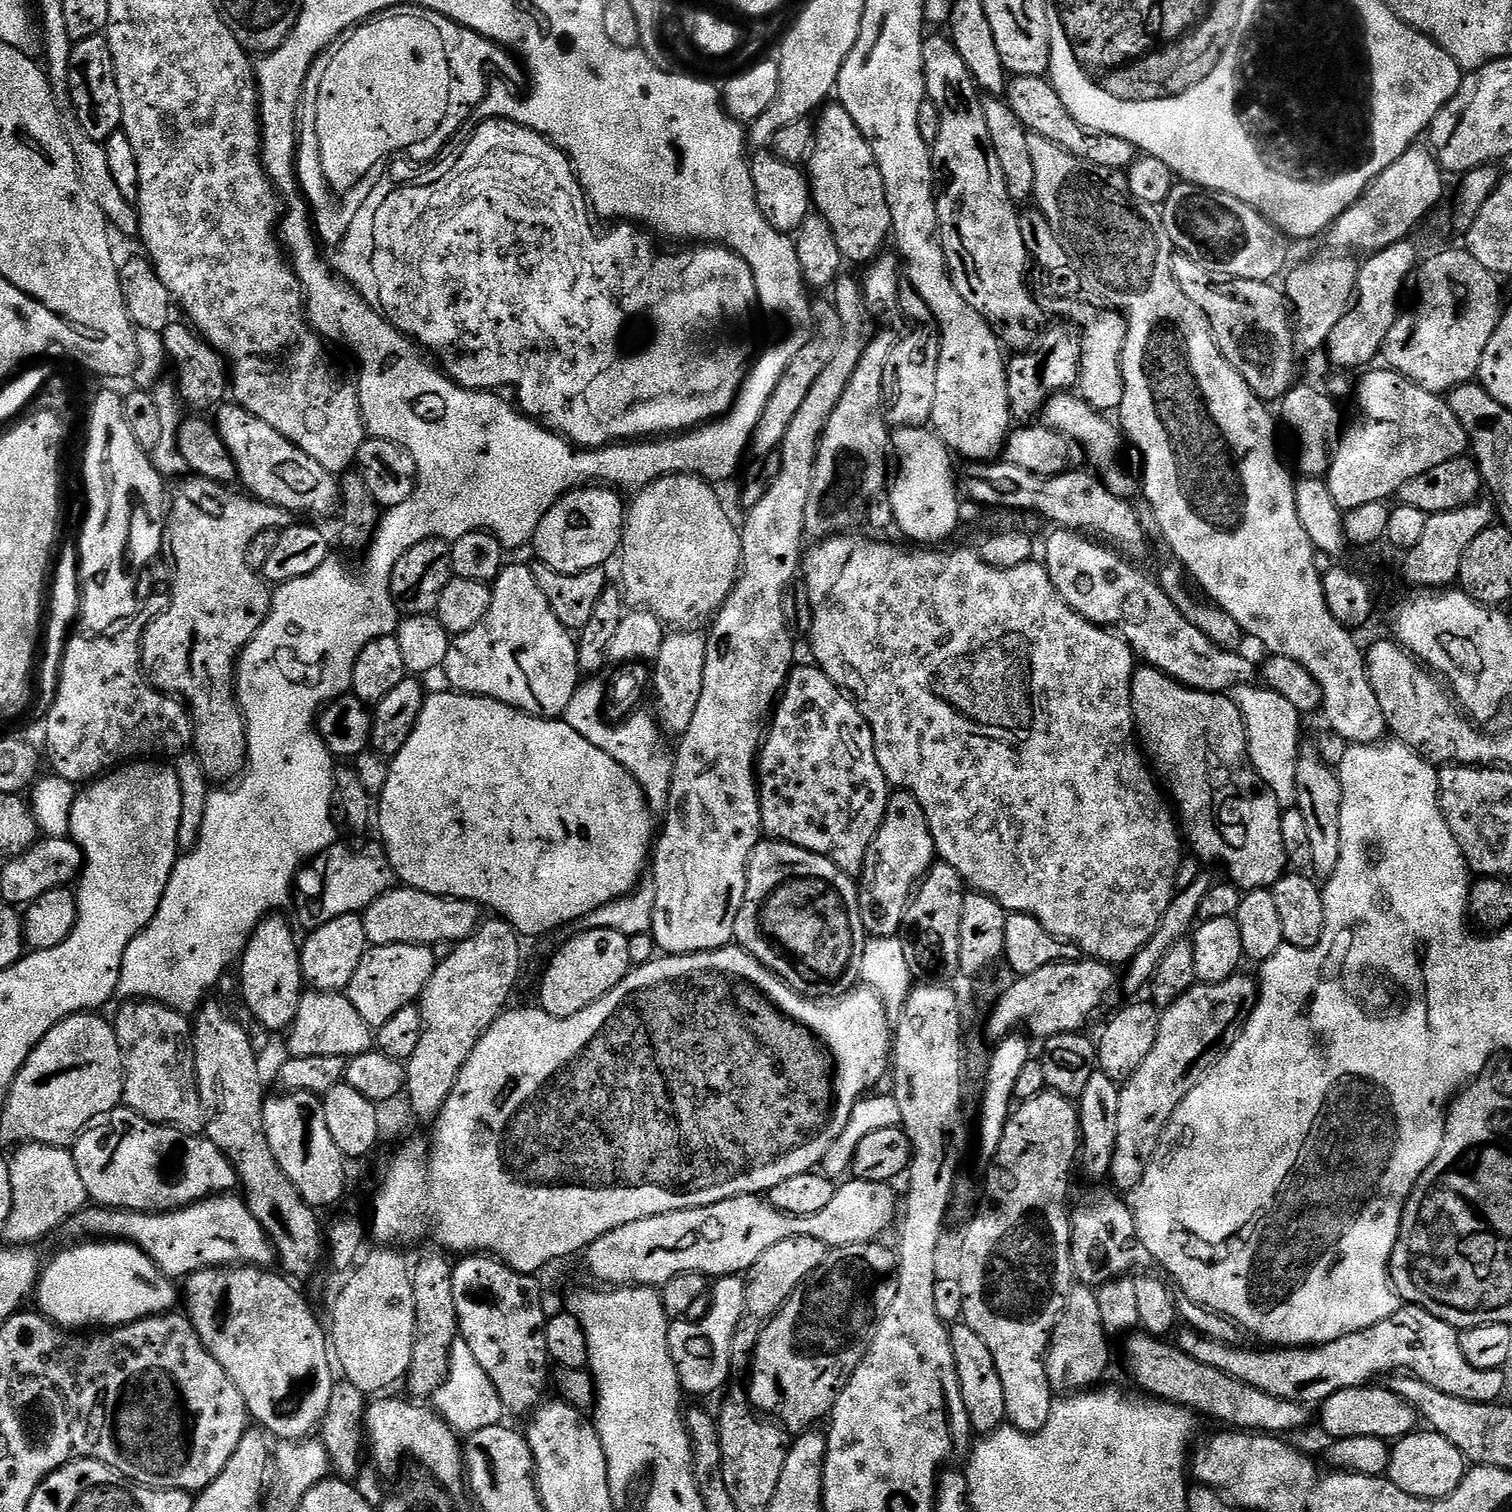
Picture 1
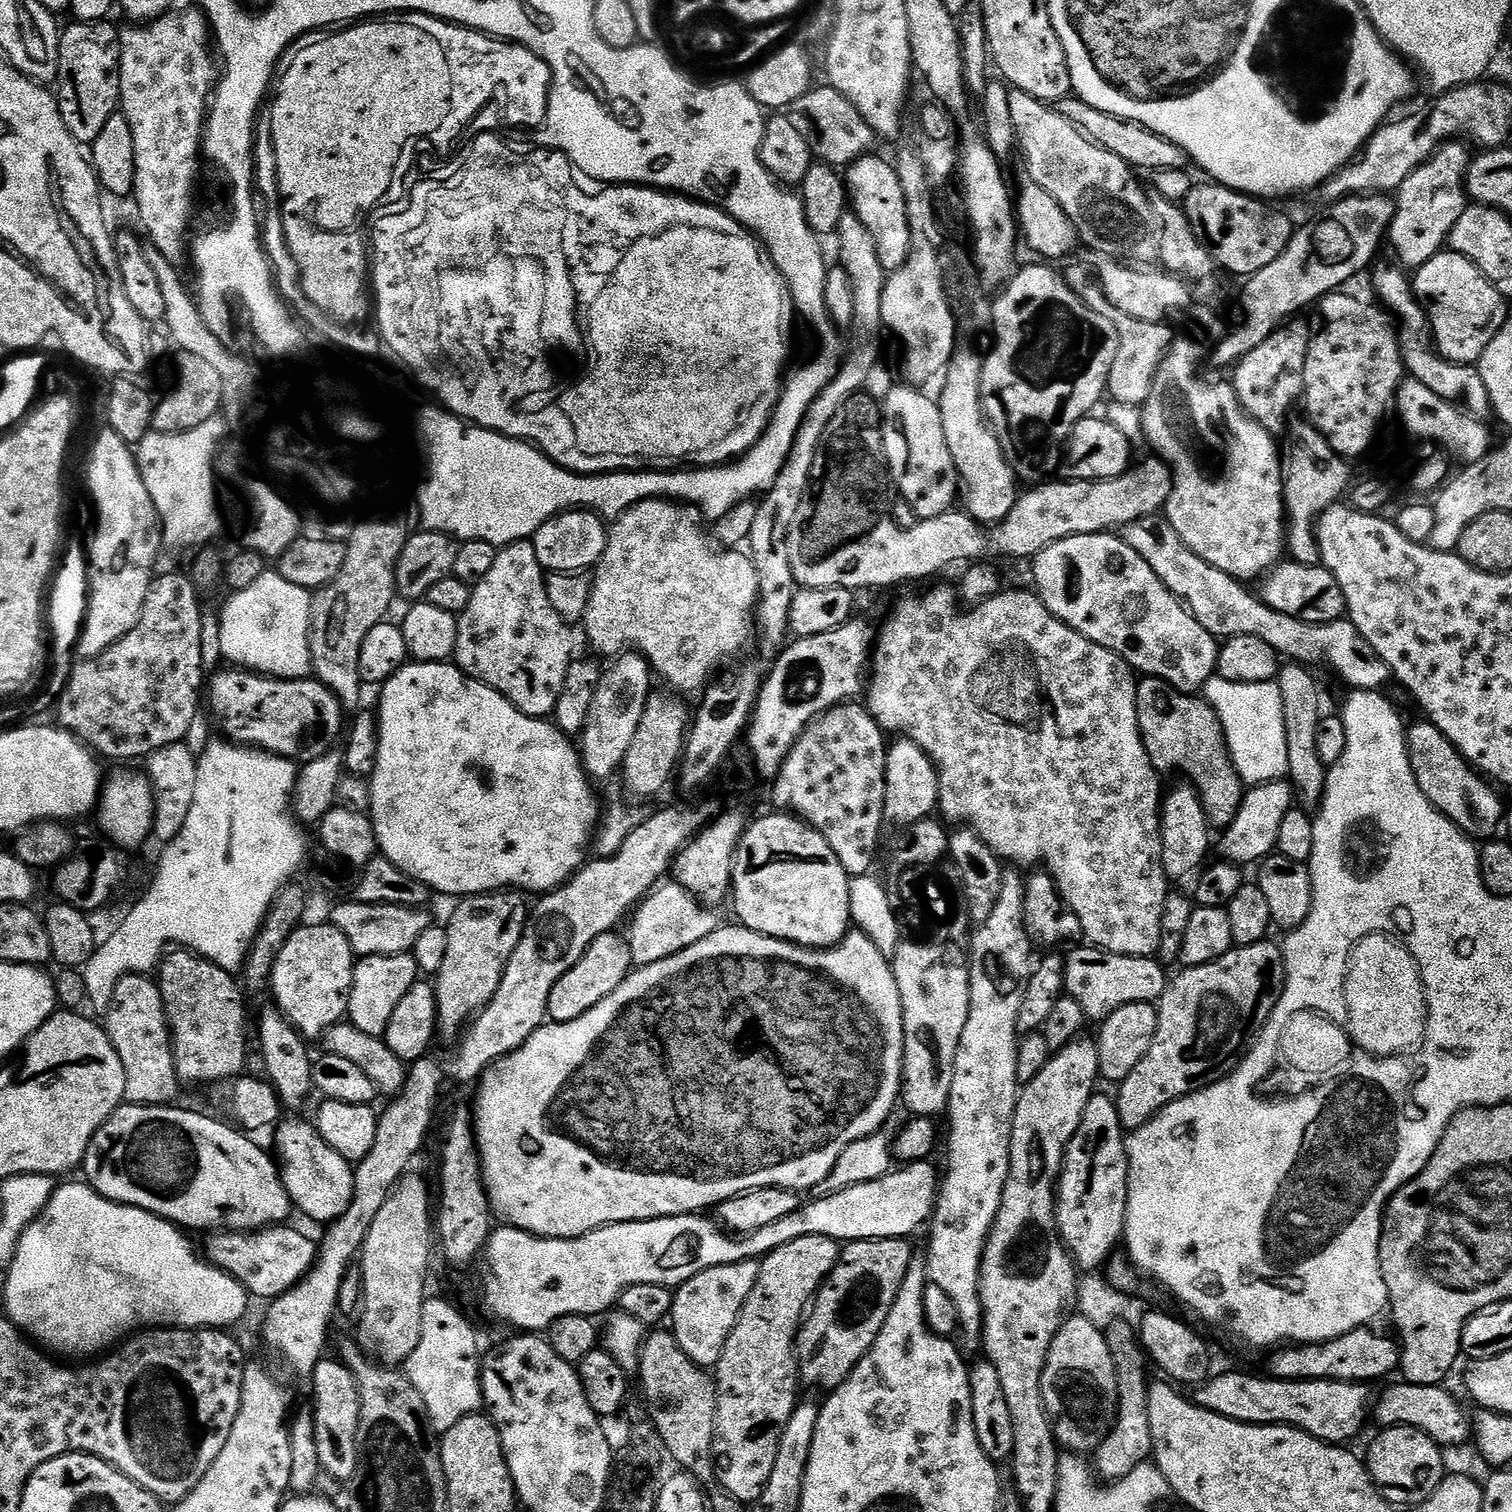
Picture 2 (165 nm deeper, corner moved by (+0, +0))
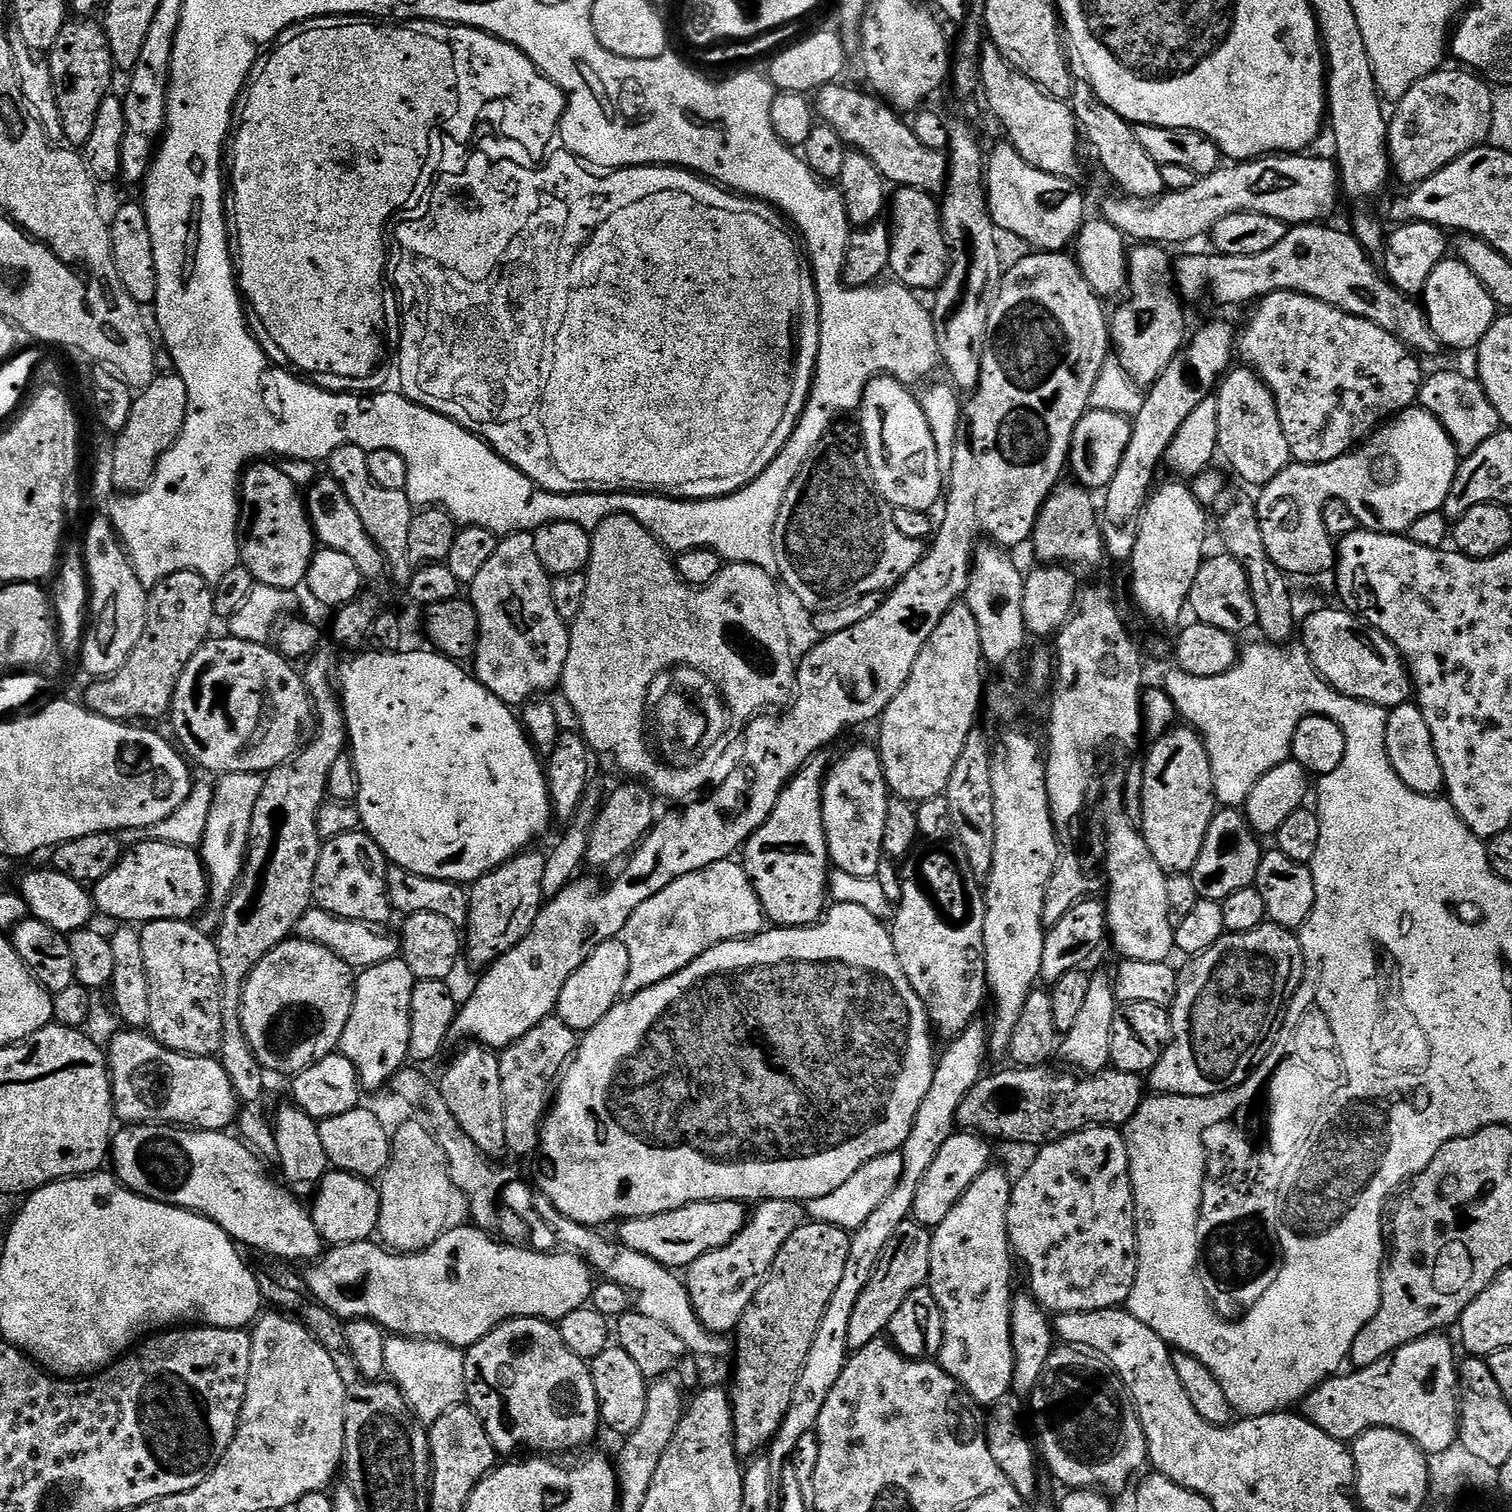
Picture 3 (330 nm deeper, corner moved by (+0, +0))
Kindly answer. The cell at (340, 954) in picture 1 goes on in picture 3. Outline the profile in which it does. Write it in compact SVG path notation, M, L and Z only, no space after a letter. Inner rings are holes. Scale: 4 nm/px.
M289 938L270 950L270 954L266 954L248 976L244 993L240 996L244 1033L261 1066L269 1073L295 1078L298 1073L322 1062L322 1058L333 1055L340 1047L342 1030L346 1030L346 1022L350 1022L354 1010L356 978L357 973L349 964L321 944Z

